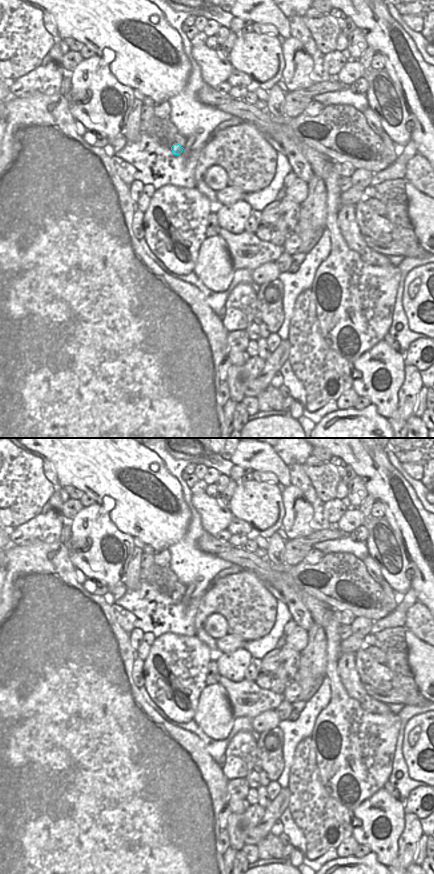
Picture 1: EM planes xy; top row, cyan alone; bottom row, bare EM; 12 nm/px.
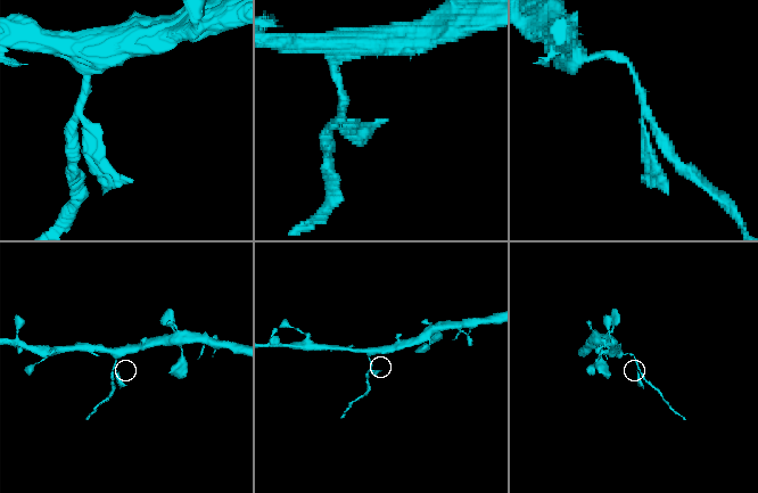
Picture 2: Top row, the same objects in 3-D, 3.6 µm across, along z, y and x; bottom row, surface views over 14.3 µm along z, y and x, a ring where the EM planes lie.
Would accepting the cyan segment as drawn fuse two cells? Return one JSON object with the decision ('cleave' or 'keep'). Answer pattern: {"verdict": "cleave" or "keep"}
{"verdict": "cleave"}

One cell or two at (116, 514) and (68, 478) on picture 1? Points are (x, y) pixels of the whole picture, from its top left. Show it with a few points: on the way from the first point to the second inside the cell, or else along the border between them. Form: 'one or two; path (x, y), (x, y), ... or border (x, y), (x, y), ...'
one; path (117, 498), (97, 478), (84, 478)

